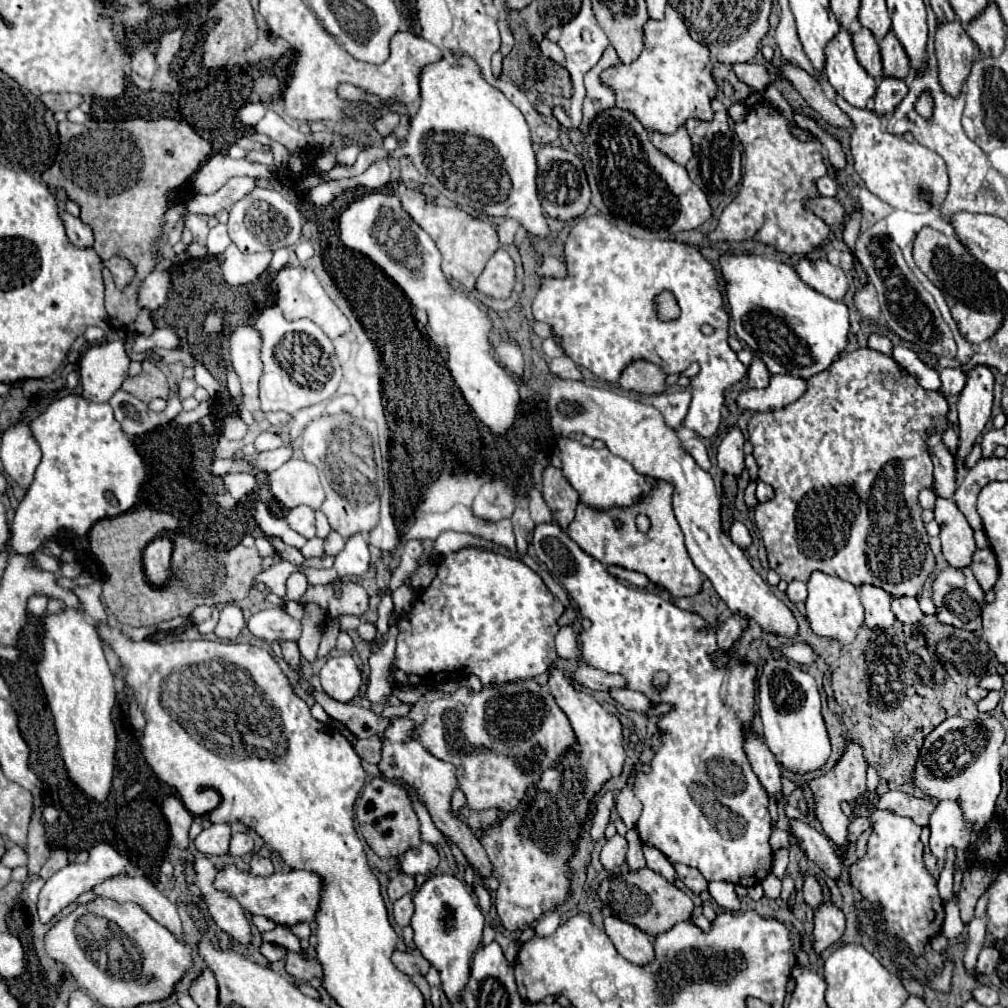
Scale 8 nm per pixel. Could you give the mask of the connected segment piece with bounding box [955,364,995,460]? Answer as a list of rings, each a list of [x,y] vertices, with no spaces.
[[[981,364],[969,370],[969,380],[959,394],[959,450],[955,454],[957,460],[963,460],[975,442],[975,438],[985,428],[991,418],[993,406],[993,372],[989,366]]]

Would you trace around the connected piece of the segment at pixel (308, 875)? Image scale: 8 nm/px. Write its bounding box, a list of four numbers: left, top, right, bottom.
[215,864,321,926]

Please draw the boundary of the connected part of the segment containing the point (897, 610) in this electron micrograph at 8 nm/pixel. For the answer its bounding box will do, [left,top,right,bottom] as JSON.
[891,598,923,624]

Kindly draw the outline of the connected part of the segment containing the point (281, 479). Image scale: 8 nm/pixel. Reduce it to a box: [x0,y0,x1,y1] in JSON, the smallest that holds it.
[269,458,325,510]

